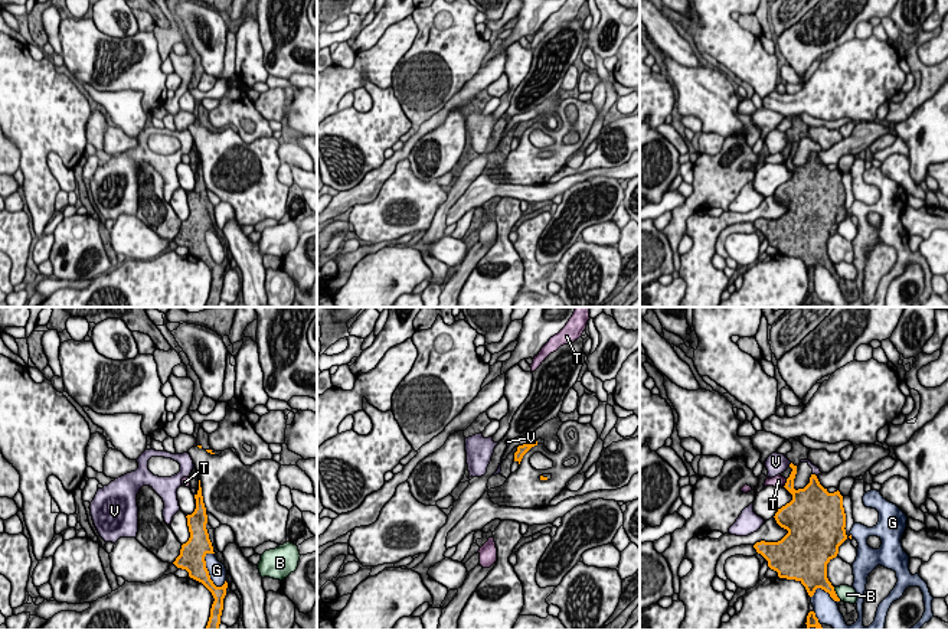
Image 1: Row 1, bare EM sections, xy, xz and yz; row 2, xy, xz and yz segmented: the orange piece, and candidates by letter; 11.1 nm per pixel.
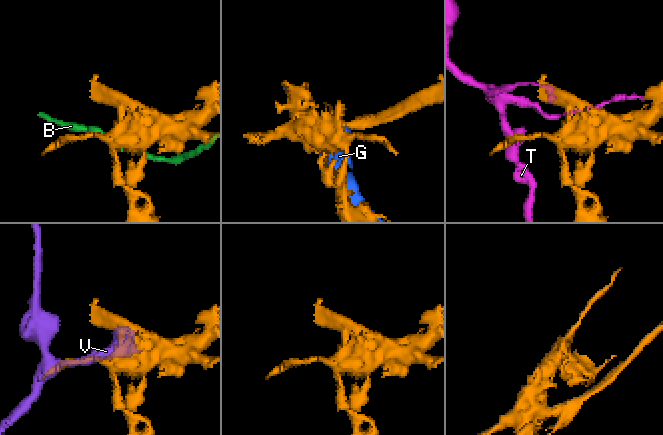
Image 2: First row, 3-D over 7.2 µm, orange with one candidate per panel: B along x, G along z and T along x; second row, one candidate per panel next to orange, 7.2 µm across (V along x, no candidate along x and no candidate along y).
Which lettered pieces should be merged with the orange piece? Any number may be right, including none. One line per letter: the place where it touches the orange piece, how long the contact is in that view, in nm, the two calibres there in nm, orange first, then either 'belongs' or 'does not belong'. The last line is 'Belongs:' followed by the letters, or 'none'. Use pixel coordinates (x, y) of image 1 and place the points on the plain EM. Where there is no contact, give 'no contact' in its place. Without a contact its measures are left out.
B: meets orange in yz at (834, 270); contact 170 nm long; 220 nm thick on the orange side, 190 nm on the other; does not belong
G: meets orange in xy at (208, 248); contact 440 nm long; 280 nm thick on the orange side, 190 nm on the other; does not belong
T: meets orange in yz at (785, 160); contact 100 nm long; 220 nm thick on the orange side, 130 nm on the other; does not belong
V: meets orange in yz at (790, 142); contact 60 nm long; 100 nm thick on the orange side, 240 nm on the other; does not belong
Belongs: none

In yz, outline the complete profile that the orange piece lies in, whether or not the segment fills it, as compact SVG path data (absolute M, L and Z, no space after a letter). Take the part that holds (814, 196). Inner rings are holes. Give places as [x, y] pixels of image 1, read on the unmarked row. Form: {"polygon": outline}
{"polygon": "M797 143L787 156L785 166L792 177L778 186L777 200L788 210L778 219L756 219L754 225L778 249L779 255L800 258L810 274L817 265L824 267L837 280L847 303L857 298L857 287L847 290L827 255L827 241L837 234L839 223L847 216L846 190L840 169L828 170L817 153L811 151L804 166L794 166Z"}

